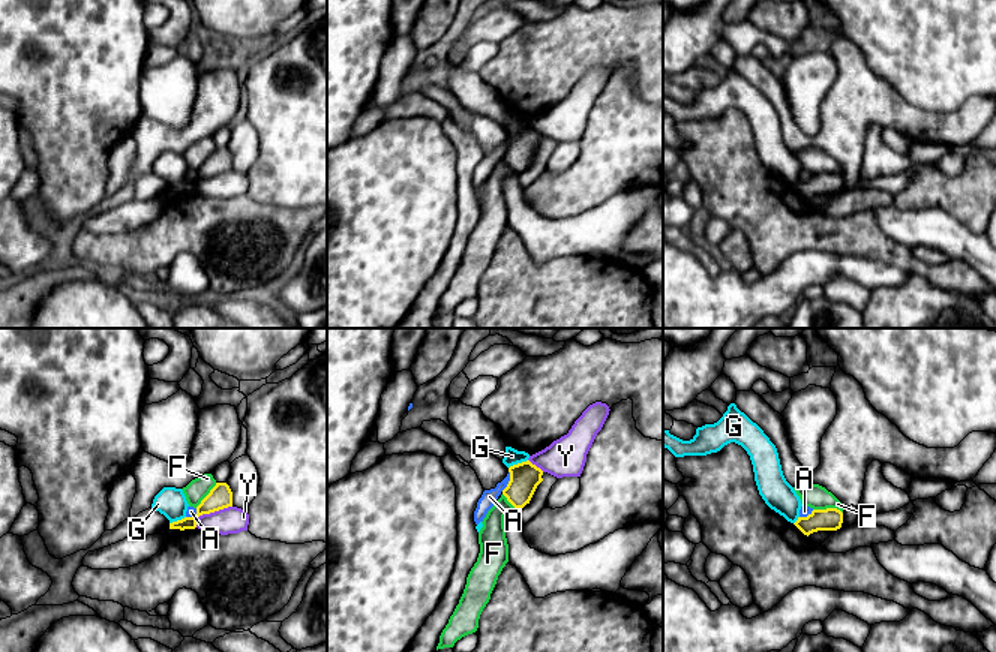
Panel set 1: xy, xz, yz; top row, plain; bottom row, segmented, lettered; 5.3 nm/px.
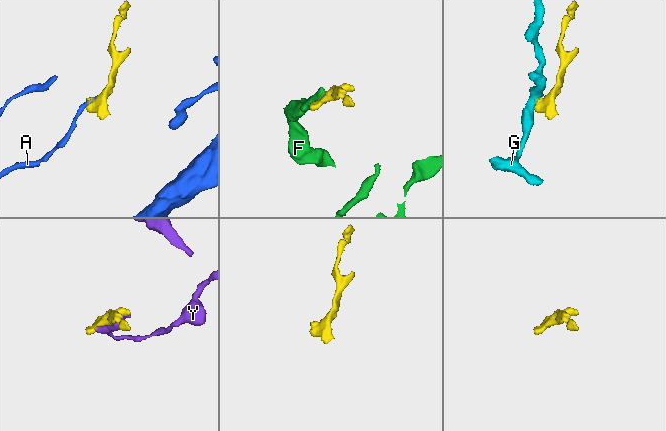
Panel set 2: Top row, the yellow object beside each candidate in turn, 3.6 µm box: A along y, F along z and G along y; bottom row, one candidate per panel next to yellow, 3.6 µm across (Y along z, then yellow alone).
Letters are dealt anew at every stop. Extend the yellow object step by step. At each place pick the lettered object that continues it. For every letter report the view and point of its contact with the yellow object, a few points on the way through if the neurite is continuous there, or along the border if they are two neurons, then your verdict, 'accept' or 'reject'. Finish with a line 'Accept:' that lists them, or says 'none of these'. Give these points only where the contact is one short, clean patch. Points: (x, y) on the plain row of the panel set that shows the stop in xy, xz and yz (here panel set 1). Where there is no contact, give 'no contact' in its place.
A: xz (509, 146) | along xz (509, 135), (509, 147), (501, 155) | reject
F: yz (828, 173) | along yz (813, 173), (837, 173), (842, 177) | reject
G: xz (518, 128) | along xz (527, 123), (509, 132) | reject
Y: xy (210, 176) | reject
Accept: none of these

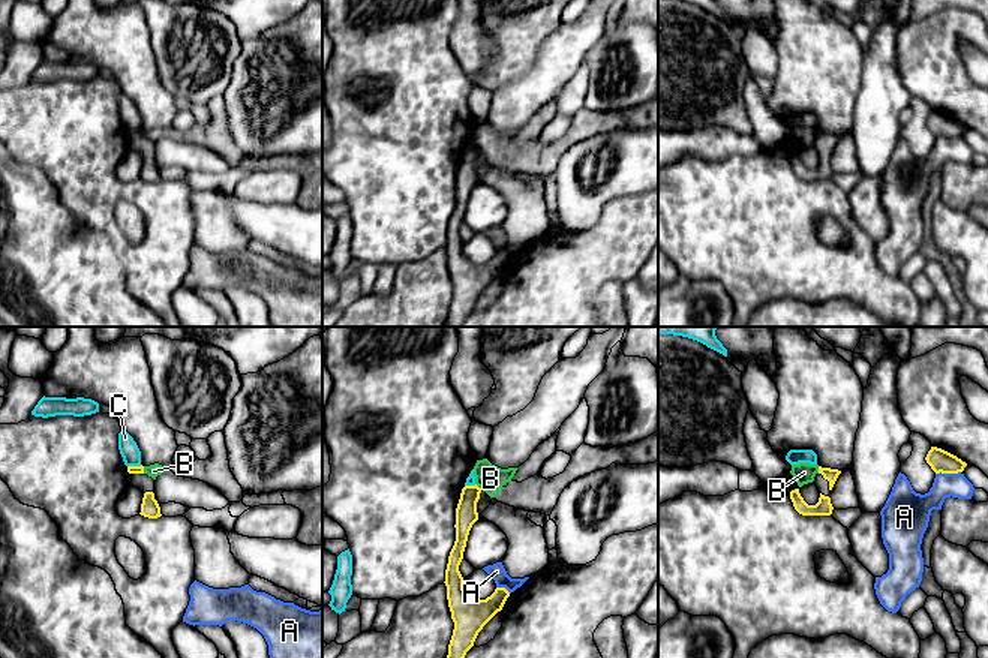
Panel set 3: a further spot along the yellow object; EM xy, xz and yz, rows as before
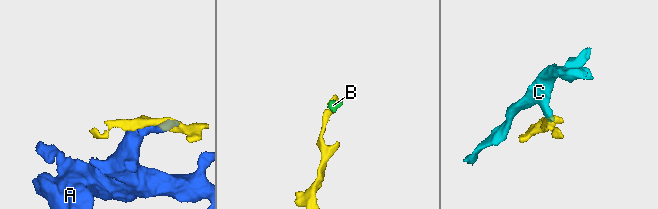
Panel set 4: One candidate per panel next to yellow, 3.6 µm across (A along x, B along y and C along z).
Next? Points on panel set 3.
A: yz (948, 137) | reject
B: yz (819, 134) | reject
C: xy (134, 131) | along xy (141, 129), (128, 131) | reject
Accept: none of these

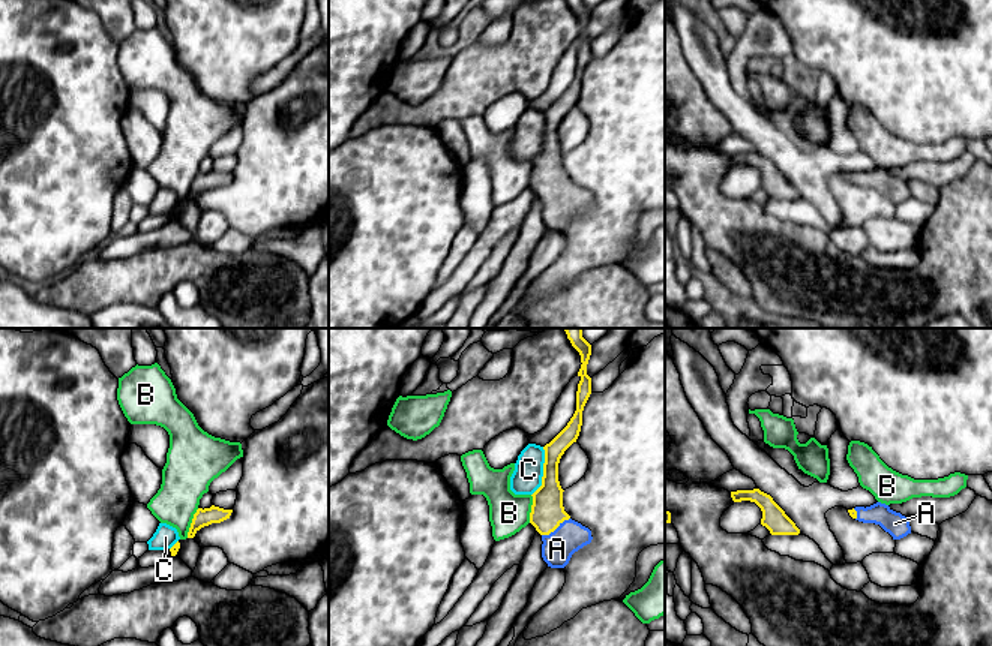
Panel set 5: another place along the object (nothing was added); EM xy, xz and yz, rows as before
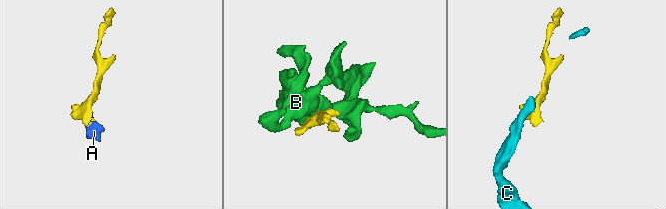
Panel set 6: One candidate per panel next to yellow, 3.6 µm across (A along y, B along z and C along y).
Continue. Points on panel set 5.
A: xz (556, 192) | across xz (547, 177), (556, 192), (557, 213) | accept
B: xy (191, 188) | along xy (198, 173), (186, 201) | reject
C: xz (544, 135) | along xz (544, 111), (542, 149), (532, 159) | reject
Accept: A

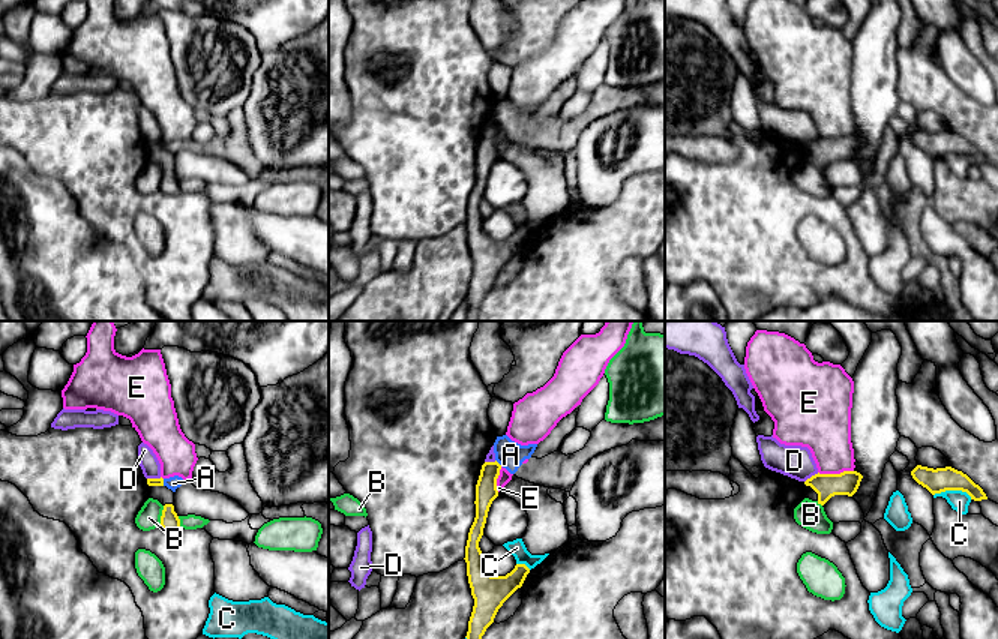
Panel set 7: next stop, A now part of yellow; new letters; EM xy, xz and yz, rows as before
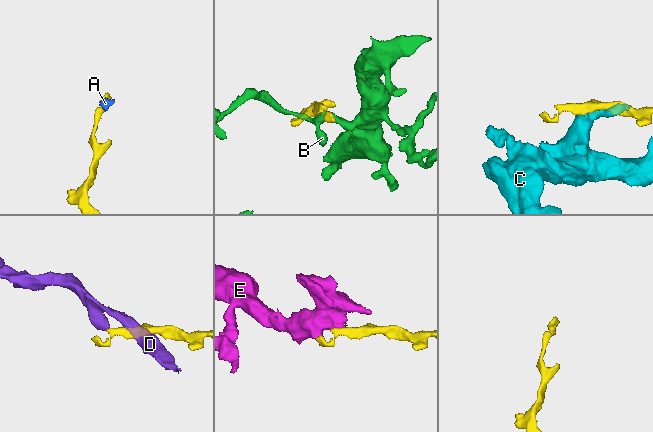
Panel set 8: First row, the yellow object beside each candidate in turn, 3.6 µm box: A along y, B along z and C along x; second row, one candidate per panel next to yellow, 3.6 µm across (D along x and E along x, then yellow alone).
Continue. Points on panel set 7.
A: xz (497, 126) | reject
B: xy (161, 180) | along xy (164, 170), (158, 189) | reject
C: yz (953, 153) | reject
D: yz (812, 140) | along yz (818, 137), (805, 146) | reject
E: yz (835, 138) | reject
Accept: none of these

